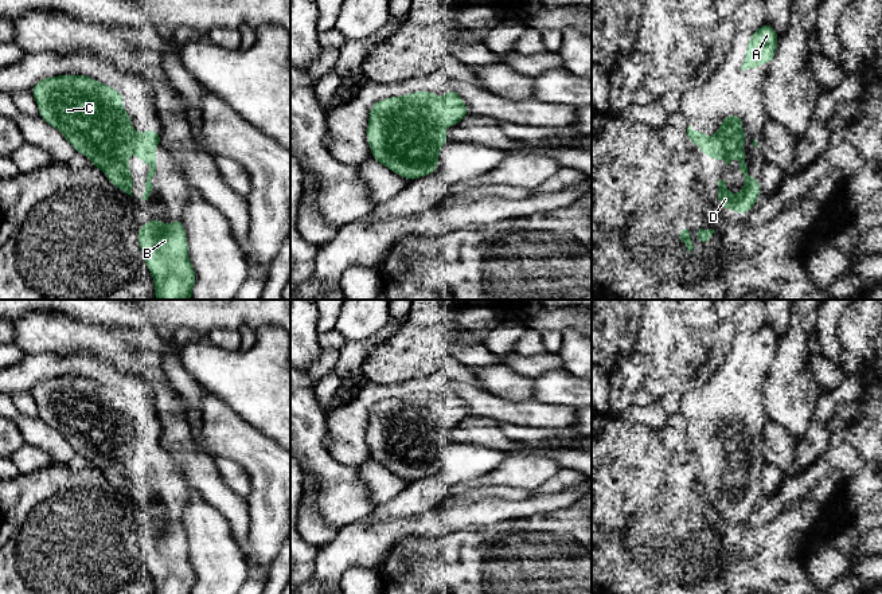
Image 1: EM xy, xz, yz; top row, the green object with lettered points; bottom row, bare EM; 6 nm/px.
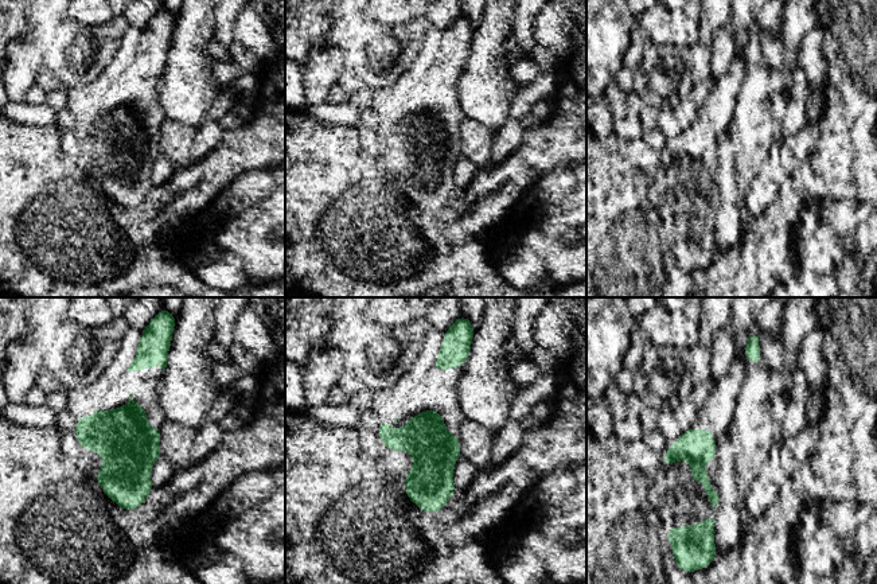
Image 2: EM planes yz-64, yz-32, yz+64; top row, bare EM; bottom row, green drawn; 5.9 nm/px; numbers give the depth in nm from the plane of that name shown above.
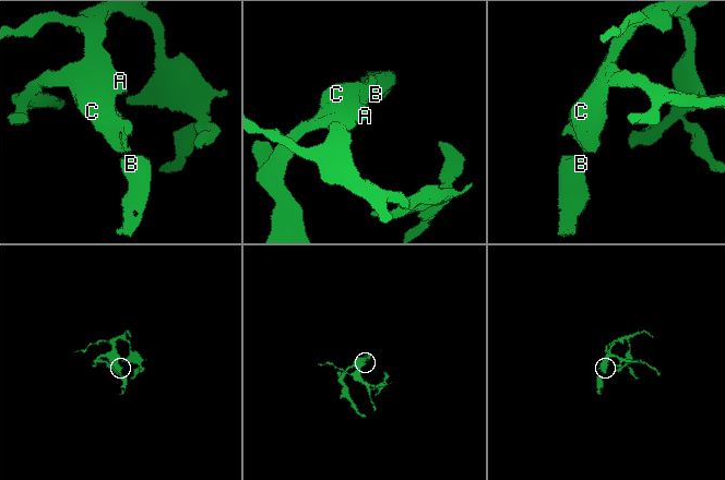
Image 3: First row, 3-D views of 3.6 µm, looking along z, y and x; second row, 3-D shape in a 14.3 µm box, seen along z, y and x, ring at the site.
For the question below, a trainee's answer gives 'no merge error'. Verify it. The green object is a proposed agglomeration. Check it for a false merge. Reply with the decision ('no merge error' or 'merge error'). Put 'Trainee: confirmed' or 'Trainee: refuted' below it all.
no merge error
Trainee: confirmed

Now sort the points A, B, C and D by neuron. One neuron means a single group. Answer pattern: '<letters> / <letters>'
A B C D

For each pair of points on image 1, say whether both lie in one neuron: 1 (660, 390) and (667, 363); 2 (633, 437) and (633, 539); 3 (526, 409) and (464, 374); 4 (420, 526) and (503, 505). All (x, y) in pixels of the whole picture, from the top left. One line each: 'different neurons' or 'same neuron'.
1: different neurons
2: same neuron
3: different neurons
4: same neuron

